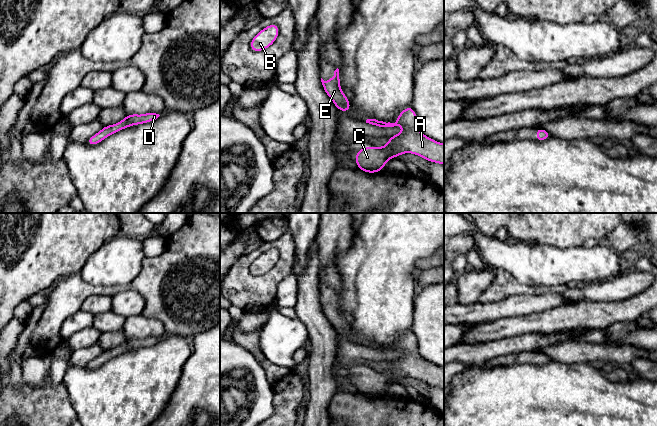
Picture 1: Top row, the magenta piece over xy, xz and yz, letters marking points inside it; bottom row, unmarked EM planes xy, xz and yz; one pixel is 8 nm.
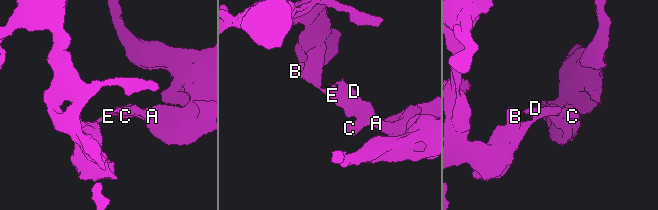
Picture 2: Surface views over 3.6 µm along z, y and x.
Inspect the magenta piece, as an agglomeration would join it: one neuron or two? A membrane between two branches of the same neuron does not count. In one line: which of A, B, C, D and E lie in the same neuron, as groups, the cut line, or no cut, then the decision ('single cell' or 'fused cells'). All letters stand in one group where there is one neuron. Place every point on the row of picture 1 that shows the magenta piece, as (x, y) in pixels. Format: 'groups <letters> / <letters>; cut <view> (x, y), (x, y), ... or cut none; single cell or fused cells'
groups A B C D E; cut none; single cell

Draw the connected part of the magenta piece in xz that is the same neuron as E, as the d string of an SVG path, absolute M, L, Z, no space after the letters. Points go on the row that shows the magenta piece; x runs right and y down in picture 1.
M337 68L334 71L334 75L329 81L324 81L321 78L321 82L324 91L333 101L337 109L343 112L350 111L351 105L349 103L349 100L347 96L342 92L342 89L340 87L339 69Z

